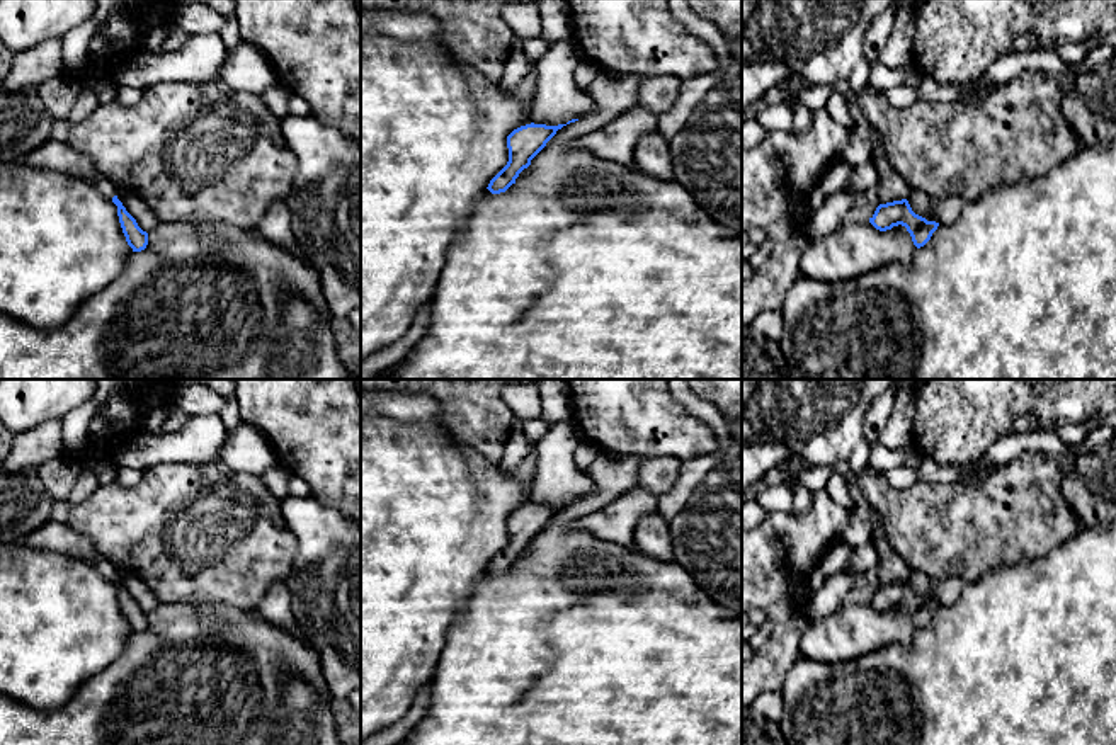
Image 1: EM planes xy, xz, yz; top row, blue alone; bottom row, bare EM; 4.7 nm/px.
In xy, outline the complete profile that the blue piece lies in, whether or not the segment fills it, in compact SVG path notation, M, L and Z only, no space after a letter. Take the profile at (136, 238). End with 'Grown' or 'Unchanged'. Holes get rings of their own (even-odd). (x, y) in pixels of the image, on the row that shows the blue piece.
M61 134L46 141L31 155L27 155L24 158L24 163L29 167L65 172L92 182L117 206L119 223L126 242L133 248L133 252L141 252L146 248L148 233L138 226L136 219L126 211L122 202L117 199L112 185L100 173L95 172L90 160L83 153L71 148Z. Grown

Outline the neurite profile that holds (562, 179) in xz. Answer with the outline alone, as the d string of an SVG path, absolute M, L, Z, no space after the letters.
M556 143L543 148L529 165L529 173L512 184L505 192L492 194L488 189L476 197L475 209L451 245L446 265L439 274L432 296L429 325L422 338L395 366L379 372L383 379L742 379L742 235L728 236L723 228L675 182L660 180L638 170L633 163L607 162L589 150L575 148L572 143Z

